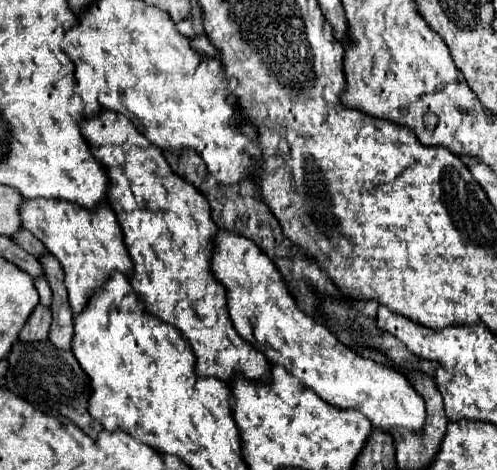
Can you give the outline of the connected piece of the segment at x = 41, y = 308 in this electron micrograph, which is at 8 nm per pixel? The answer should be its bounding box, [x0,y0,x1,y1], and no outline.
[20,304,50,342]

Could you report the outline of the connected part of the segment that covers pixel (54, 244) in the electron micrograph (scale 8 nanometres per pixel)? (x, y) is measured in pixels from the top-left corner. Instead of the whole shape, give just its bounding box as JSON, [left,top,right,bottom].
[18,198,132,314]

